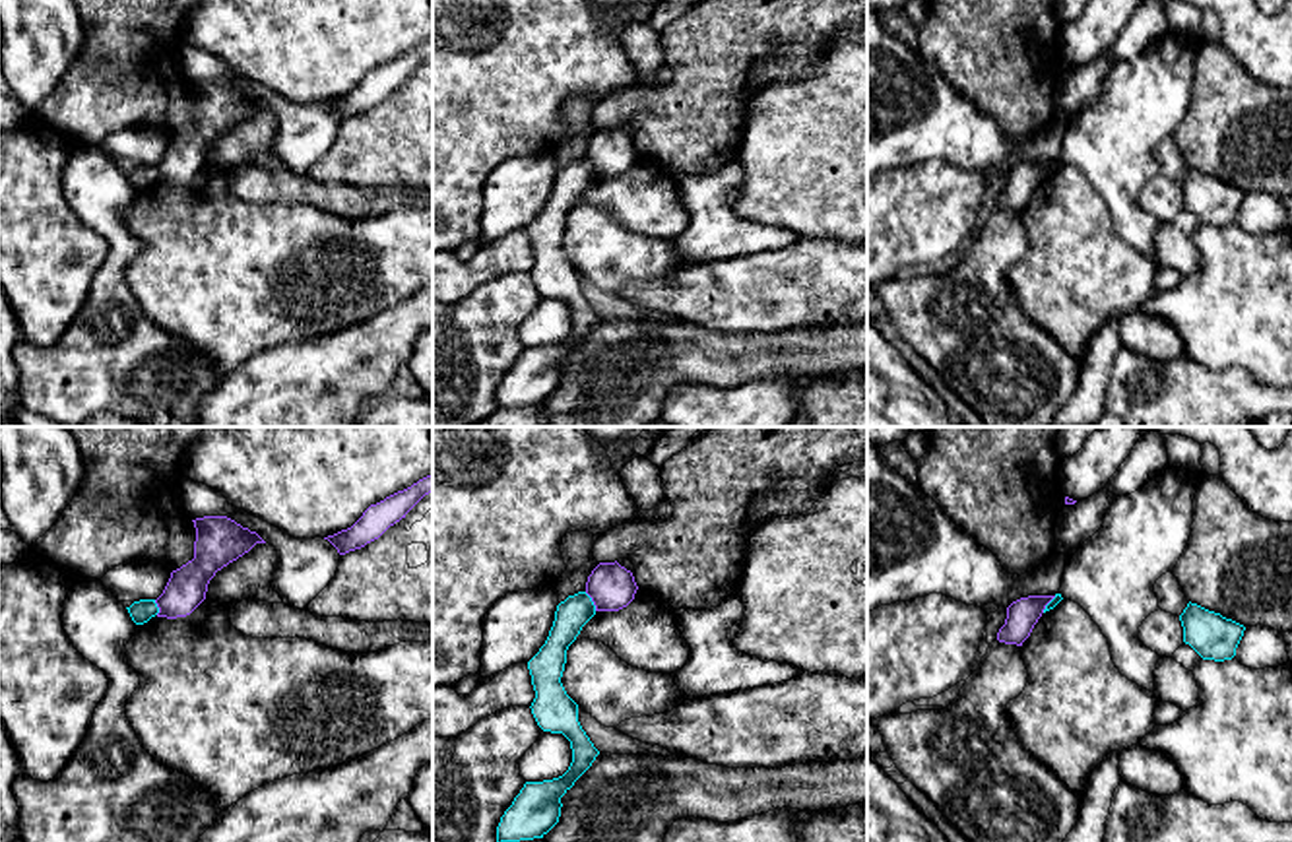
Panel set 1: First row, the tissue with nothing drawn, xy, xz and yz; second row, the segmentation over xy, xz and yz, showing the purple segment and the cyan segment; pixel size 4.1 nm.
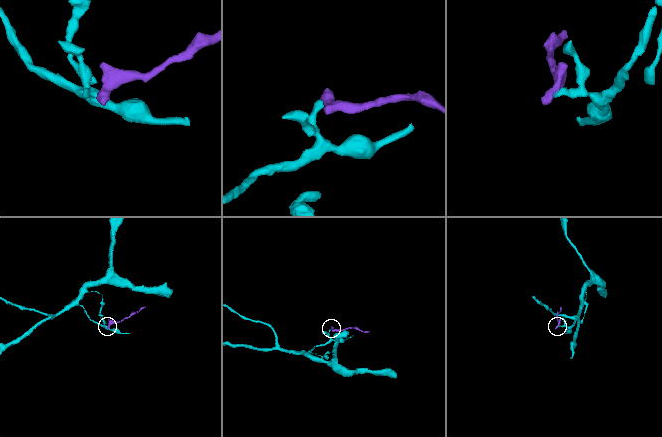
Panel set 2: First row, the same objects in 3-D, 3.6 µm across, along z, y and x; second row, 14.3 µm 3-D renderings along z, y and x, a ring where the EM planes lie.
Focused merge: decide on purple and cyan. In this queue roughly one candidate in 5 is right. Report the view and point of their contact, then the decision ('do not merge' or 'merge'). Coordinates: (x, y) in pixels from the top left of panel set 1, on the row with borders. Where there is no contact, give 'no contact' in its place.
contact xz (592, 600); do not merge

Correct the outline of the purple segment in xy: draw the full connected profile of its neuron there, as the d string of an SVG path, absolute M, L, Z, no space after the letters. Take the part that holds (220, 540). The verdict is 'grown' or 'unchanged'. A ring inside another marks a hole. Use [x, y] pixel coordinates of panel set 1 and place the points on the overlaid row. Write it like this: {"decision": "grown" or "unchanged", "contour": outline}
{"decision": "unchanged", "contour": "M204 516L192 522L196 528L194 559L171 572L163 594L155 599L157 617L177 619L190 615L206 599L208 584L217 570L248 553L256 543L266 543L256 532L227 516Z"}

